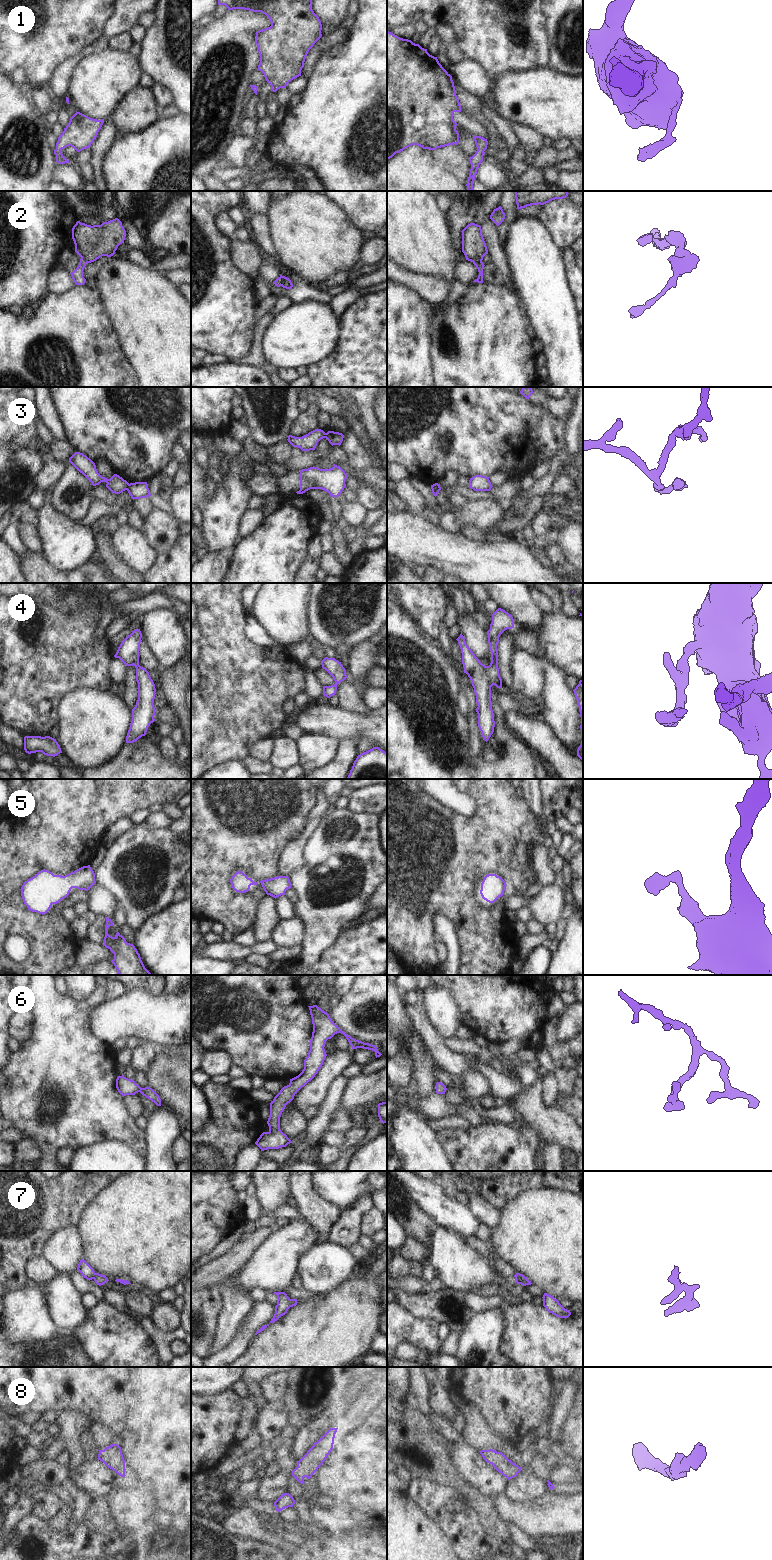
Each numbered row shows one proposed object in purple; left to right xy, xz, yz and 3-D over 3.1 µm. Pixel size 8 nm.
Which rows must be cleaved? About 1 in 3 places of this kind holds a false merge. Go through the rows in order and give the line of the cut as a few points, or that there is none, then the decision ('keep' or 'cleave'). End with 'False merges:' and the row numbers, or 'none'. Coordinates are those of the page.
1: no cut; keep
2: cut in yz along (481, 261), (473, 262); cleave
3: cut in xy along (129, 484), (126, 489); cleave
4: no cut; keep
5: no cut; keep
6: no cut; keep
7: cut in xy along (96, 1273), (92, 1278); cleave
8: no cut; keep
False merges: 2, 3, 7

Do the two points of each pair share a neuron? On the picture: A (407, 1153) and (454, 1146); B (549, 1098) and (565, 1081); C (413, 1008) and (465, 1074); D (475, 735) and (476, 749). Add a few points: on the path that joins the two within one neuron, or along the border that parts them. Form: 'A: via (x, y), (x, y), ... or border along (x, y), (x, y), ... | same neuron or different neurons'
A: border along (436, 1132), (438, 1142), (450, 1160) | different neurons
B: border along (542, 1072), (552, 1072), (555, 1075), (559, 1092) | different neurons
C: via (422, 1024), (436, 1045), (449, 1058) | same neuron
D: via (476, 738), (476, 746) | same neuron

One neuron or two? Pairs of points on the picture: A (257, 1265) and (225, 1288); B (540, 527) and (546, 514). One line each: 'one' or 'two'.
A: two
B: one

